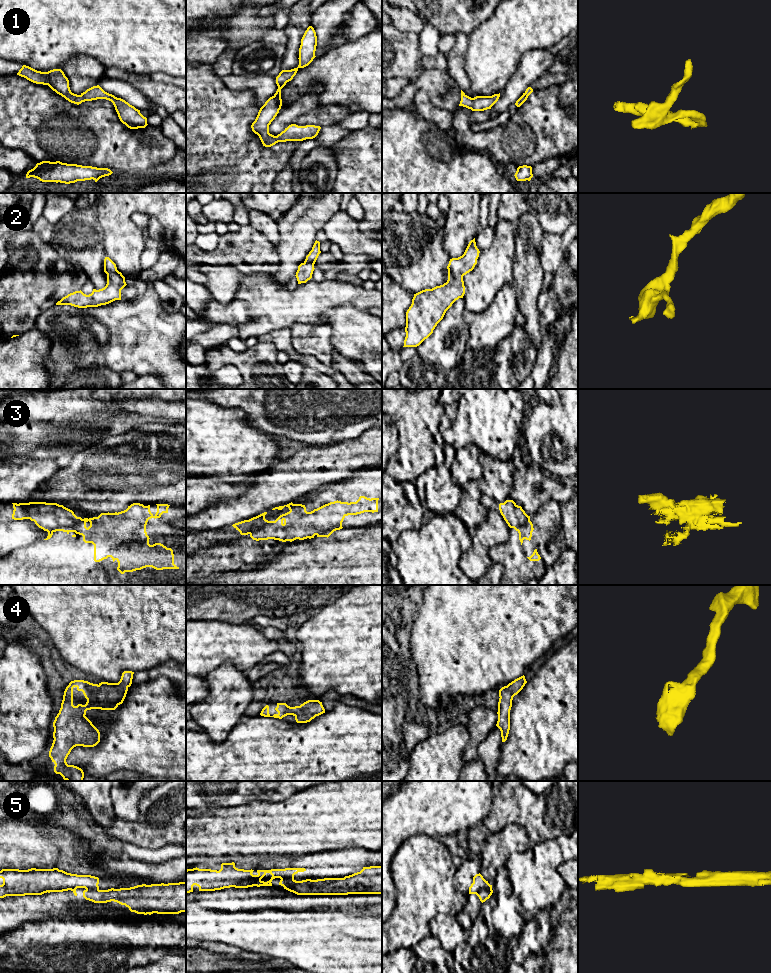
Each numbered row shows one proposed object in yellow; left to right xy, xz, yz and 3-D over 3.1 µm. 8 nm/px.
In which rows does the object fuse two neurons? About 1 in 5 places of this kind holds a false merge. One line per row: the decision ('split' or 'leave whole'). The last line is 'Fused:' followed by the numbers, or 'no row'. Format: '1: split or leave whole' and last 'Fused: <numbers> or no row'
1: leave whole
2: leave whole
3: split
4: leave whole
5: split
Fused: 3, 5

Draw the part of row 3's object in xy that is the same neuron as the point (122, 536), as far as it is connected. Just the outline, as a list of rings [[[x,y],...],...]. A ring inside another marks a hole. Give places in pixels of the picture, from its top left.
[[[133,503],[118,513],[101,513],[98,517],[84,518],[75,525],[59,527],[49,532],[44,540],[50,539],[56,531],[82,535],[85,543],[94,545],[94,561],[100,562],[111,557],[113,562],[118,562],[117,570],[121,574],[146,567],[156,570],[179,569],[174,564],[171,548],[161,543],[149,544],[150,538],[146,532],[148,520],[168,513],[170,506],[156,505],[155,515],[151,513],[150,505]]]

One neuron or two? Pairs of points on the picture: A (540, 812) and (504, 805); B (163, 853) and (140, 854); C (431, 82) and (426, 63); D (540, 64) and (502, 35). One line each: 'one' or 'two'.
A: one
B: one
C: two
D: two

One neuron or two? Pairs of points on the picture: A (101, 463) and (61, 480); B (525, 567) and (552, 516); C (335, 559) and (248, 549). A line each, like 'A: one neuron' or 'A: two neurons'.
A: one neuron
B: one neuron
C: two neurons

